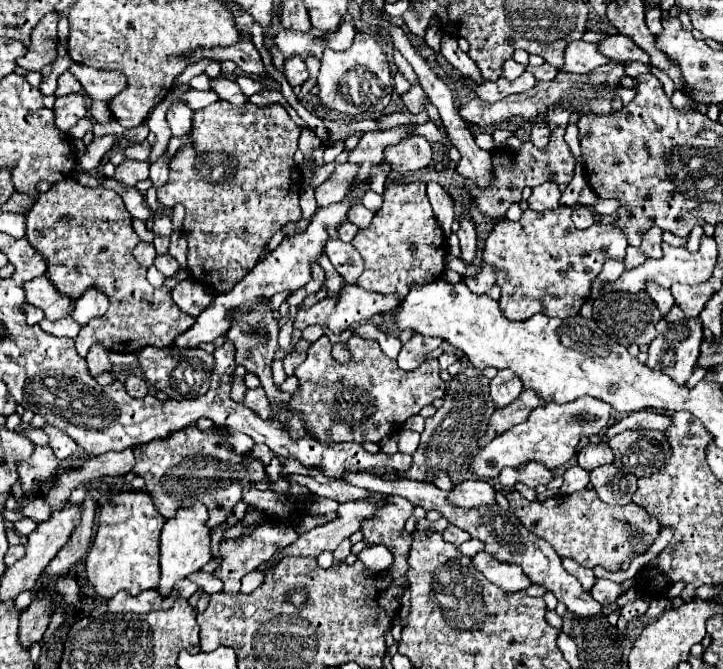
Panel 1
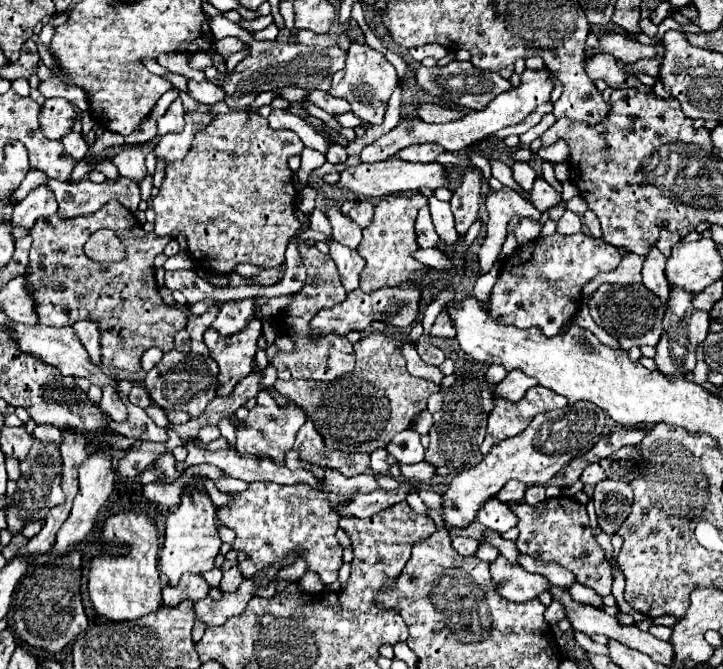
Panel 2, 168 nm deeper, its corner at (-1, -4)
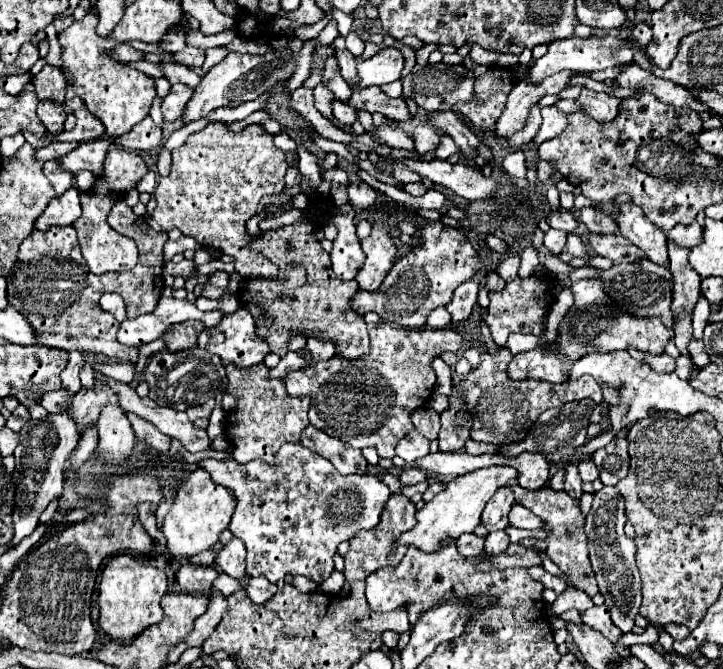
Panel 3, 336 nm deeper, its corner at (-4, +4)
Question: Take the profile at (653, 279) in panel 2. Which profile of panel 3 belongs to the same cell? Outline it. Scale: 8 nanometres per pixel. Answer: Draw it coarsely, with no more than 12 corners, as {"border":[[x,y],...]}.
{"border":[[620,204],[618,232],[654,264],[668,264],[666,234],[636,204]]}

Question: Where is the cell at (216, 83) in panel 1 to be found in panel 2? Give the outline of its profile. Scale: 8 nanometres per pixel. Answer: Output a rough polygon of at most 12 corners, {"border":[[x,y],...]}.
{"border":[[189,80],[189,94],[201,104],[225,100],[225,90],[209,80]]}

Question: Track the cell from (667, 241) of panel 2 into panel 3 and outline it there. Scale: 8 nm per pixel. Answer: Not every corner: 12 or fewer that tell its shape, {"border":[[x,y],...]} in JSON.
{"border":[[676,224],[668,240],[688,248],[702,244],[702,226]]}

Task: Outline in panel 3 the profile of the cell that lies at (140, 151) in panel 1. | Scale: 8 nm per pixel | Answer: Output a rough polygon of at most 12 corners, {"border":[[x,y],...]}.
{"border":[[108,150],[72,222],[92,274],[136,266],[134,240],[106,222],[148,172],[136,152]]}

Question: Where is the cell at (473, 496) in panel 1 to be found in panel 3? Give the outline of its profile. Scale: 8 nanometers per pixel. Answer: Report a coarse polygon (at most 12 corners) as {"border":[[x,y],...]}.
{"border":[[520,504],[512,506],[510,524],[516,528],[538,530],[544,520]]}

